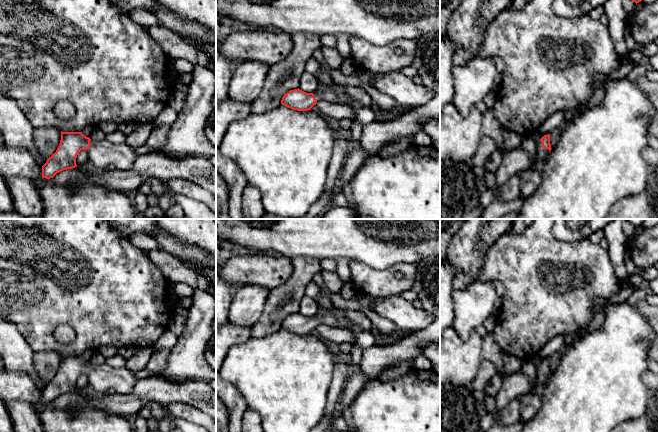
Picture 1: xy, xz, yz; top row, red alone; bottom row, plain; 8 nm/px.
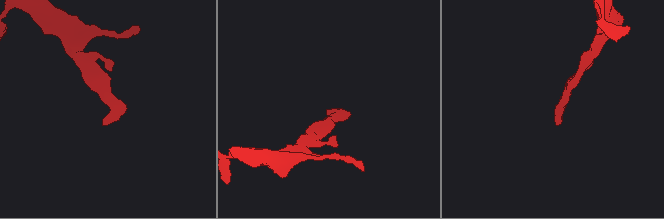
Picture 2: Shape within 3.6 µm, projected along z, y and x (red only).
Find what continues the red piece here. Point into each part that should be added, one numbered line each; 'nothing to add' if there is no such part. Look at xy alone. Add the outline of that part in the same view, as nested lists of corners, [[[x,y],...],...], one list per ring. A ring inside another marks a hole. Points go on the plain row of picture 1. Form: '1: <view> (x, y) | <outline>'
1: xy (102, 379) | [[[106,363],[99,366],[91,364],[87,373],[89,391],[96,395],[104,395],[108,392],[130,394],[137,382],[137,373],[125,367],[113,368]]]

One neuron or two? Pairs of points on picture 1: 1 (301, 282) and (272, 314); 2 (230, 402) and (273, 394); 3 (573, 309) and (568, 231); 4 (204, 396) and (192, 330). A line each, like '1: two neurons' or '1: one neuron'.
1: one neuron
2: two neurons
3: two neurons
4: two neurons

